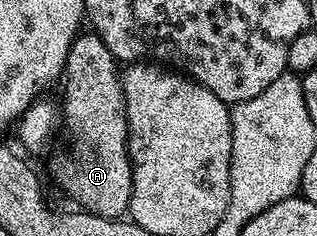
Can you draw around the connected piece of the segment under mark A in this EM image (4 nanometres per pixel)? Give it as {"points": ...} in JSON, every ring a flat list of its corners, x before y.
{"points":[[93,31,79,32,74,38,72,47,68,51,68,59,66,60,66,68,64,70,64,82,66,81,66,94,62,97,62,105,60,101,60,121,70,128,70,154,59,163,54,169,54,177,62,184,62,189,70,197,75,197,79,201,81,208,88,213,94,213,97,217,112,217,122,219,127,216,130,208,130,196,134,190,134,171,130,164,130,154,128,152,128,134,126,132,126,100,124,99,124,91,122,90,122,79,120,76,120,62,118,58,112,55,112,51,108,51,108,47,104,43,104,39,100,39,97,33]]}

